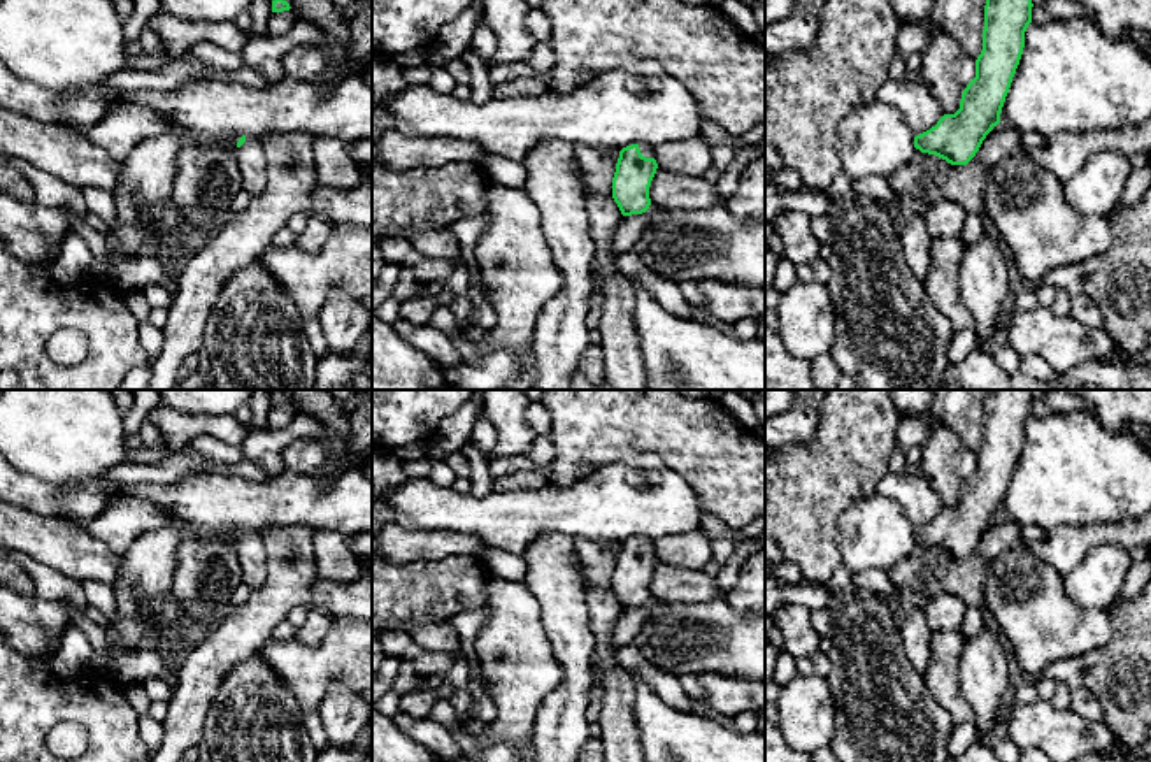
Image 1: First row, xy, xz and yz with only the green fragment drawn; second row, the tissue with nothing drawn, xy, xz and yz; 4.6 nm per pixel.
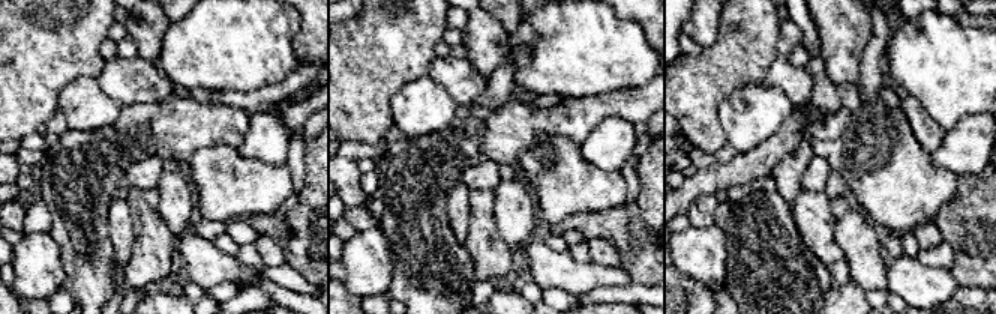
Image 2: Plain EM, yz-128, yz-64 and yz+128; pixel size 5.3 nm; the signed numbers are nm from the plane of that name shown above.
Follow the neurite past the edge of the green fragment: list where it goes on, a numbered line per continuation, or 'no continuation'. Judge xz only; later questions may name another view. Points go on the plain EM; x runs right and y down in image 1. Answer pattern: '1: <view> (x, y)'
1: xz (674, 583)

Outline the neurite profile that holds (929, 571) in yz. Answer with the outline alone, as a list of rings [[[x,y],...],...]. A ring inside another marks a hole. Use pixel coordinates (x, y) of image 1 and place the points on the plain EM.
[[[921,546],[897,565],[888,569],[890,579],[898,588],[933,595],[956,592],[956,585],[969,579],[986,581],[991,560],[983,560],[972,551],[967,558],[951,558],[946,553]]]

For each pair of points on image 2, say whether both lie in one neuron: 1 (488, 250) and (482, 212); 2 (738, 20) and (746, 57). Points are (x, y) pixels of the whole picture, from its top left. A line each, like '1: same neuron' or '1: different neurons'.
1: same neuron
2: same neuron

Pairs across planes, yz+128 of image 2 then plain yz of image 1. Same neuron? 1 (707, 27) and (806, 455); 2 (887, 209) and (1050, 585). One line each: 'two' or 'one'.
1: two
2: one

